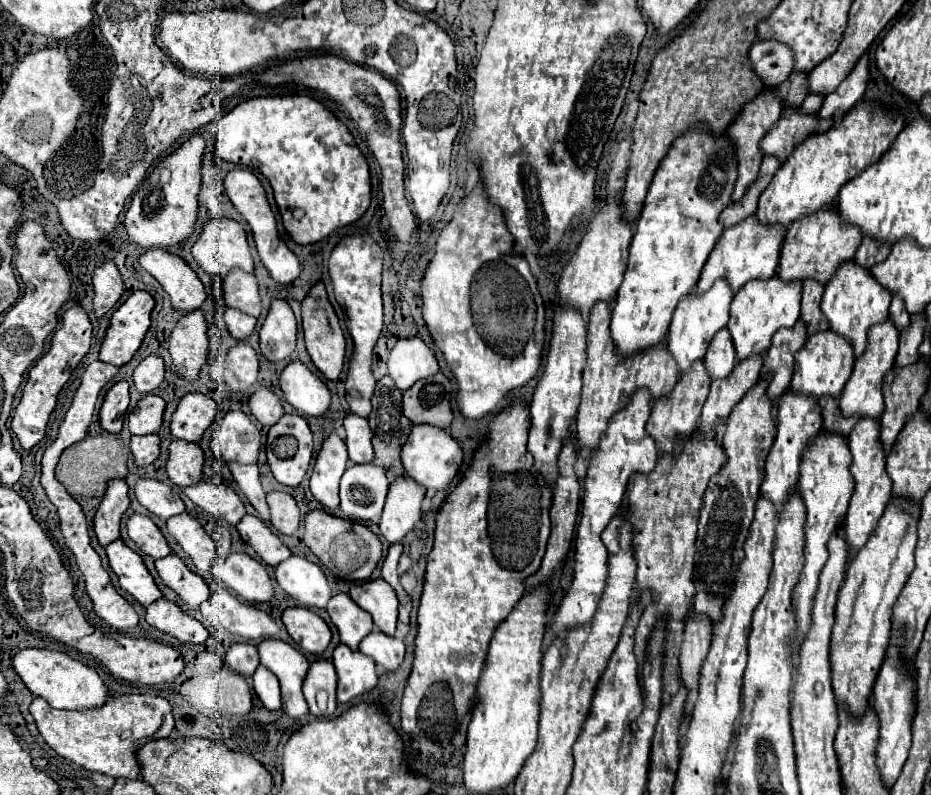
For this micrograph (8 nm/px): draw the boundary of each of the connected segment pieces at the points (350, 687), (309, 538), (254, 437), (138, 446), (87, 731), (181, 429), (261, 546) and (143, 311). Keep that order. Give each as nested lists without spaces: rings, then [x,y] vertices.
[[[337,645],[333,651],[333,665],[337,669],[337,701],[347,703],[357,695],[371,691],[377,685],[373,659],[351,651],[347,645]]]
[[[321,509],[309,511],[309,515],[305,517],[305,543],[319,557],[321,565],[325,565],[335,577],[341,577],[347,581],[369,579],[369,575],[373,573],[373,569],[377,567],[383,555],[381,541],[371,529],[367,529],[357,521],[329,515],[327,511],[321,511]]]
[[[229,411],[213,433],[213,451],[225,463],[257,463],[259,429],[243,411]]]
[[[157,435],[131,437],[129,447],[135,455],[135,465],[137,467],[147,467],[159,457],[159,437]]]
[[[109,695],[109,703],[93,707],[93,711],[53,709],[49,703],[45,703],[45,699],[35,697],[29,711],[35,717],[37,729],[45,743],[61,757],[79,763],[89,771],[127,779],[139,777],[135,751],[151,737],[169,737],[175,727],[169,701],[155,695]]]
[[[187,393],[181,397],[179,407],[173,413],[171,435],[181,441],[199,443],[205,429],[215,421],[217,405],[211,397],[201,393]]]
[[[245,515],[237,525],[237,531],[245,543],[249,543],[255,553],[271,567],[291,557],[291,551],[281,543],[281,539],[255,515]]]
[[[135,291],[113,313],[111,325],[99,351],[99,359],[103,363],[121,367],[131,361],[151,325],[153,307],[155,301],[147,291]]]

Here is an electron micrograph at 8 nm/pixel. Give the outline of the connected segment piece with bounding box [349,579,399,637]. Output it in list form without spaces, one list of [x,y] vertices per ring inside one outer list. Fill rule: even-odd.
[[[371,579],[361,585],[355,585],[349,591],[349,597],[373,617],[373,623],[385,635],[395,635],[399,601],[393,587],[389,587],[385,579]]]

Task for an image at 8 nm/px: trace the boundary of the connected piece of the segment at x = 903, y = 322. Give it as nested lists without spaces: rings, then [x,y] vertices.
[[[893,297],[893,301],[891,301],[889,321],[891,321],[899,331],[905,331],[905,329],[909,327],[909,323],[911,323],[911,315],[905,311],[901,299],[897,299],[897,297]]]

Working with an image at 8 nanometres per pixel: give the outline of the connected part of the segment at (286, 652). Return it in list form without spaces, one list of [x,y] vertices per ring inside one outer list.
[[[265,641],[259,645],[259,657],[261,665],[265,665],[279,679],[283,711],[293,719],[305,715],[307,701],[303,697],[302,684],[309,669],[305,655],[285,641]]]

